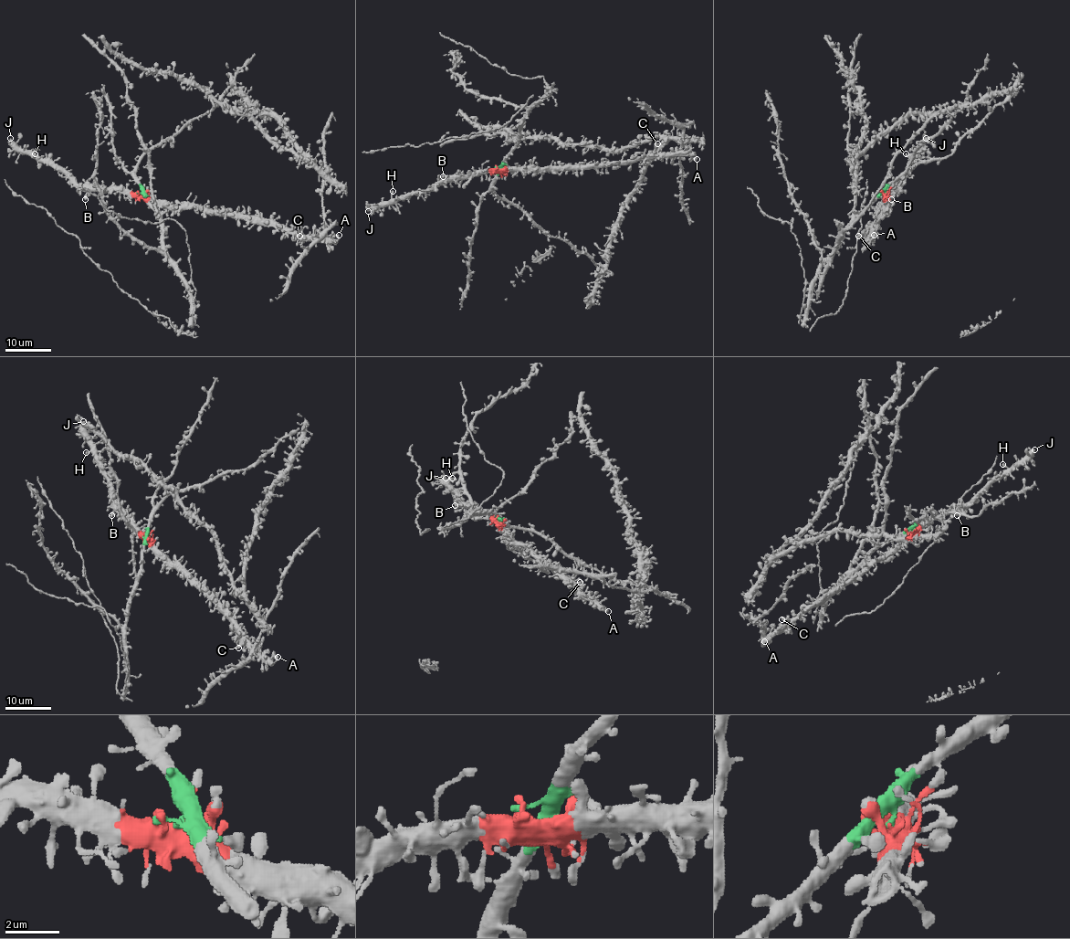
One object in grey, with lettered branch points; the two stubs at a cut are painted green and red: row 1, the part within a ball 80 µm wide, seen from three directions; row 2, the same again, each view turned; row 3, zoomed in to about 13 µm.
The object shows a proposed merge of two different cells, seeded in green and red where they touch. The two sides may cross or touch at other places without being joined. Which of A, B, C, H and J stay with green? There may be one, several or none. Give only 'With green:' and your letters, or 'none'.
With green: none

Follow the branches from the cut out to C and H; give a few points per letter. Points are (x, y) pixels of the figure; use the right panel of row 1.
C: (885, 194), (885, 207), (866, 234), (858, 236)
H: (885, 194), (893, 190), (907, 174), (907, 168), (913, 160), (905, 154)

